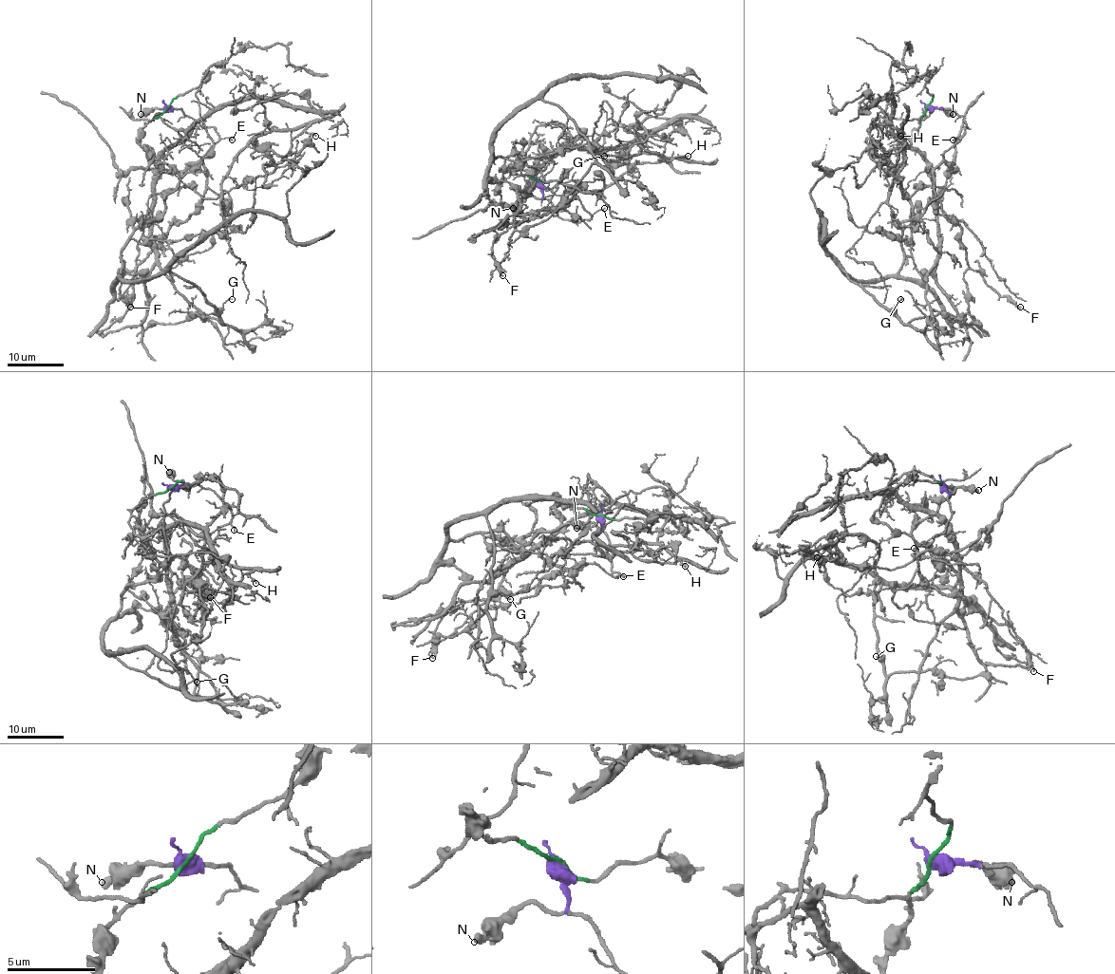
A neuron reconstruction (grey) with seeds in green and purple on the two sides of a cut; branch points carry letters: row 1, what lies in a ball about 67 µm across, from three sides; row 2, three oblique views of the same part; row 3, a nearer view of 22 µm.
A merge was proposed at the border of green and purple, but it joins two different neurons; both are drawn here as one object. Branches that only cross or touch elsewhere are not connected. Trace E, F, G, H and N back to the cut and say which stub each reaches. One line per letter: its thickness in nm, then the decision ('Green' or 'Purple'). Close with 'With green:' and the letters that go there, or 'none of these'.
E: Thickness 140 nm. Purple
F: Thickness 190 nm. Purple
G: Thickness 130 nm. Green
H: Thickness 160 nm. Green
N: Thickness 440 nm. Purple
With green: G, H

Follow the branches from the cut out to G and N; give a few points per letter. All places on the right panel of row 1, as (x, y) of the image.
G: (926, 107), (897, 174), (912, 214), (911, 252), (926, 286), (929, 316), (905, 324), (895, 311), (900, 298)
N: (926, 107), (941, 107), (953, 115)

